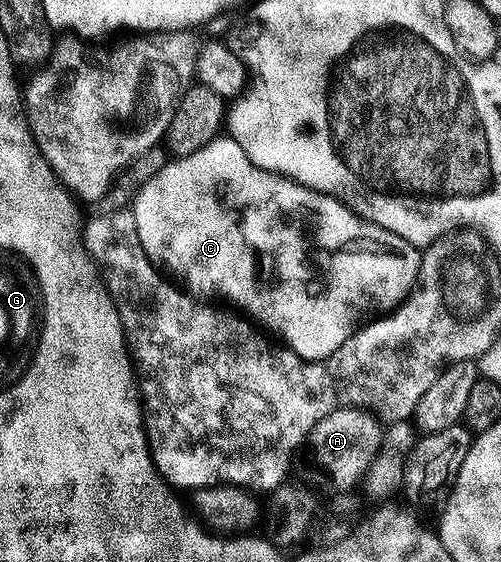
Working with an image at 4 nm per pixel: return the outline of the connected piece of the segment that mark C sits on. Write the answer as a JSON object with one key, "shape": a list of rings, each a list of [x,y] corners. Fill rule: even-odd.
{"shape":[[[229,135],[216,137],[214,141],[201,147],[201,151],[193,151],[193,155],[168,160],[160,173],[139,189],[134,198],[133,212],[141,247],[152,265],[181,283],[182,288],[196,299],[220,297],[223,301],[232,301],[236,305],[232,305],[236,310],[242,311],[252,322],[262,326],[268,334],[276,333],[283,340],[280,342],[294,351],[302,361],[326,361],[333,355],[333,351],[337,351],[337,347],[341,347],[341,343],[345,343],[345,339],[355,334],[364,318],[376,311],[390,311],[396,305],[400,305],[406,299],[407,294],[416,288],[419,279],[421,253],[416,246],[401,239],[401,235],[393,235],[393,231],[385,231],[379,225],[358,217],[354,211],[342,205],[335,197],[299,185],[296,181],[282,177],[280,173],[271,173],[267,169],[257,167],[249,159],[249,155],[245,155],[245,151]]]}

